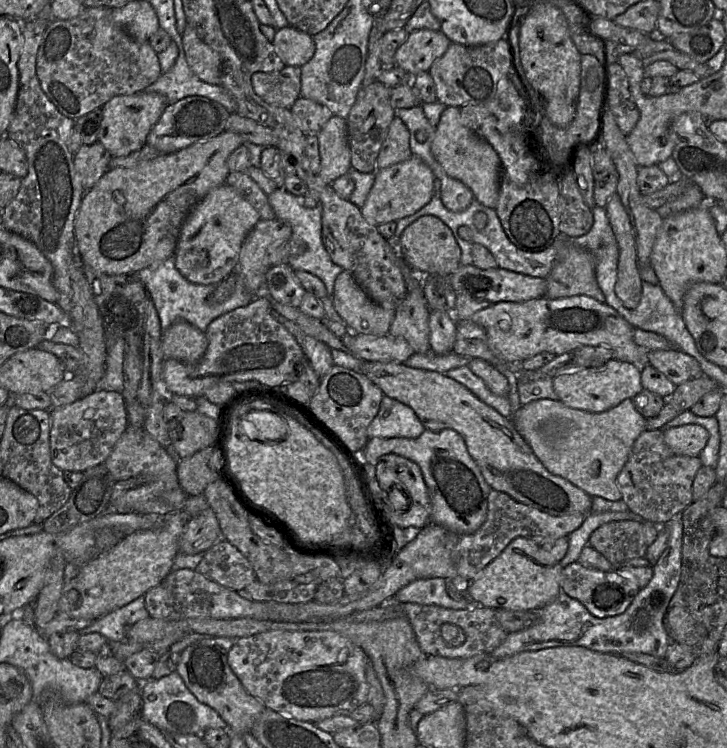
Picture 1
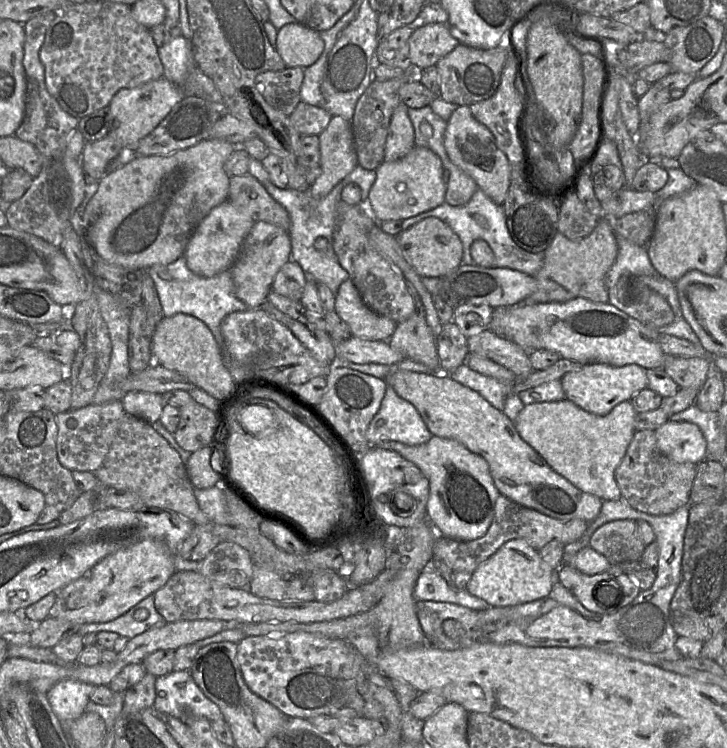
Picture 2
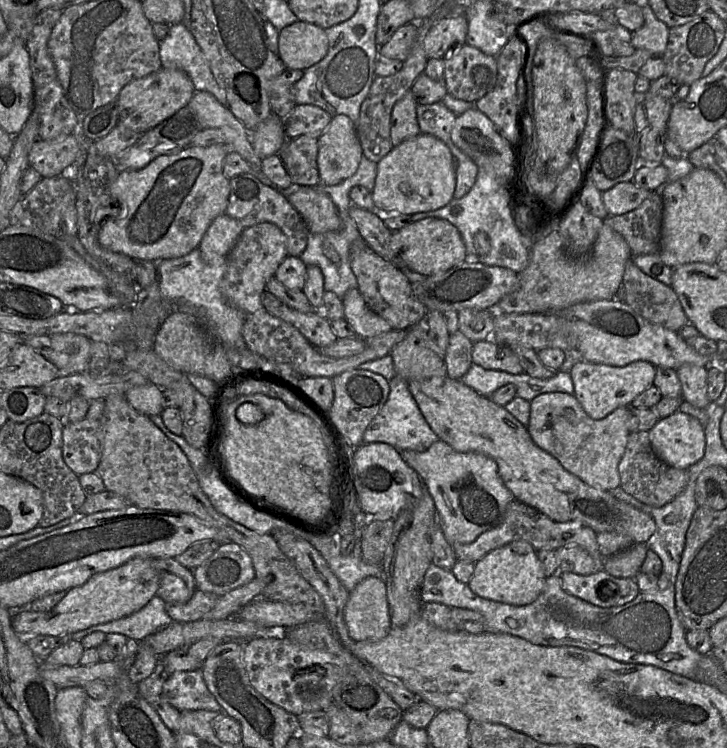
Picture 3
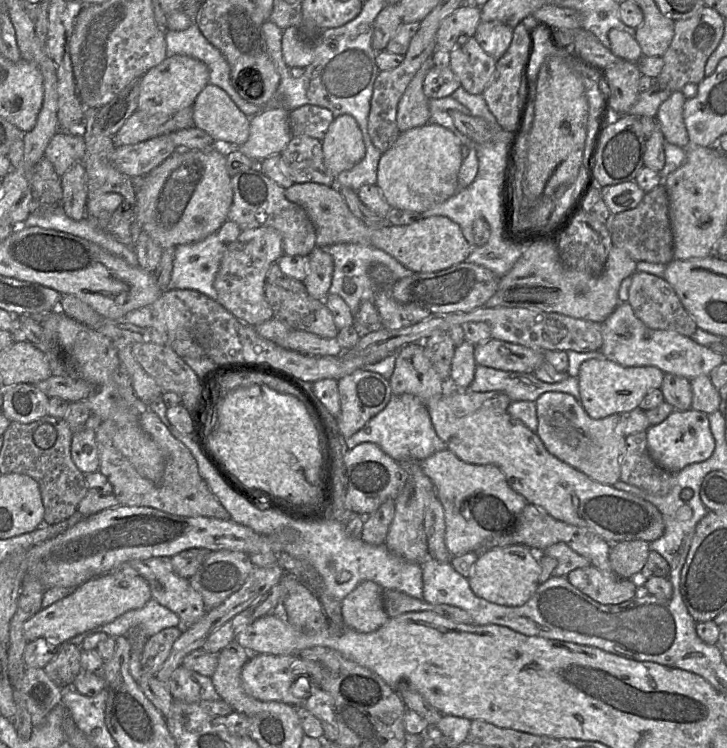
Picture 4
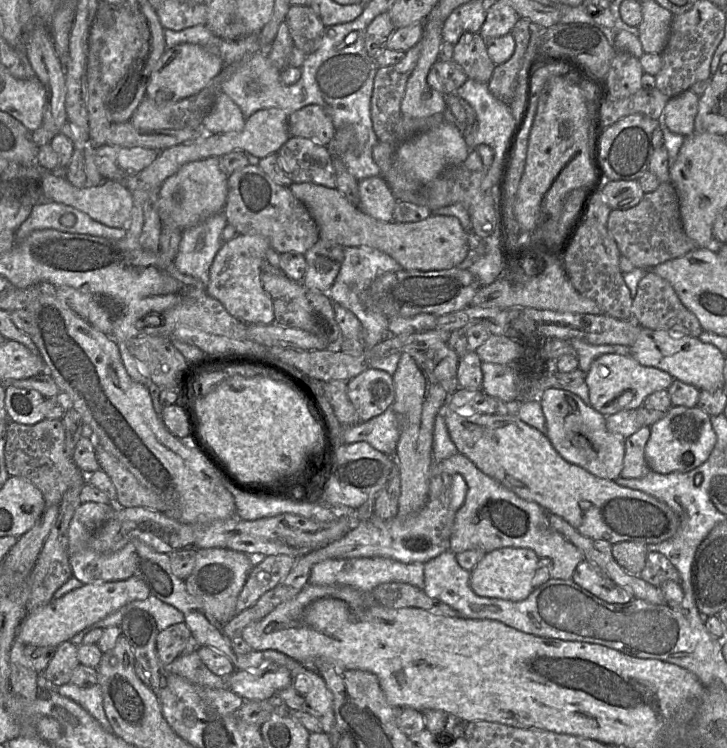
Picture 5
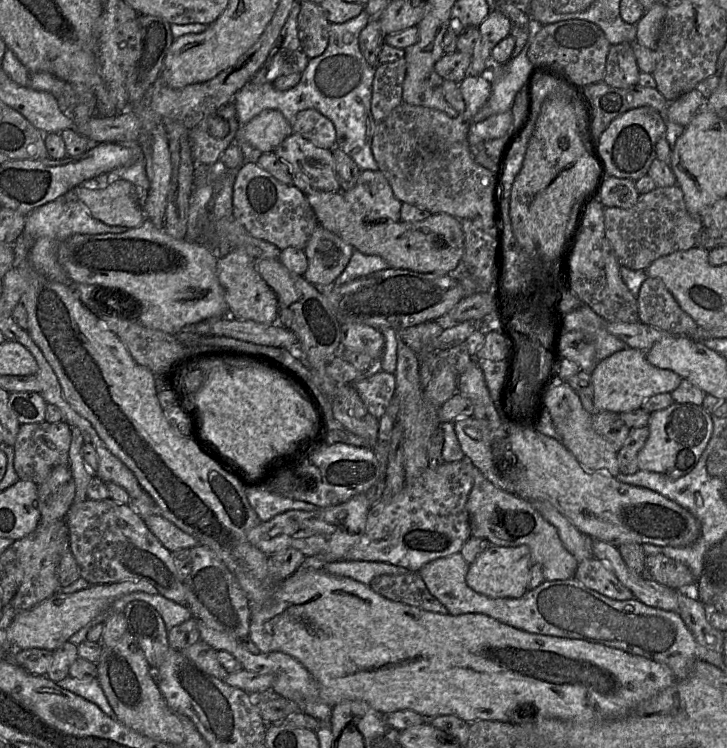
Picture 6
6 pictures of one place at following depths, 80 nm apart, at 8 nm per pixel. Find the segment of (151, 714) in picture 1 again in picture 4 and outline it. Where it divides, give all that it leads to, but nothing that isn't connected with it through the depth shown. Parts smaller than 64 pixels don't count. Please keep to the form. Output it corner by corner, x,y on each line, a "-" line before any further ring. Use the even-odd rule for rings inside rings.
179,666
167,681
174,700
192,704
201,701
217,701
220,698
211,677

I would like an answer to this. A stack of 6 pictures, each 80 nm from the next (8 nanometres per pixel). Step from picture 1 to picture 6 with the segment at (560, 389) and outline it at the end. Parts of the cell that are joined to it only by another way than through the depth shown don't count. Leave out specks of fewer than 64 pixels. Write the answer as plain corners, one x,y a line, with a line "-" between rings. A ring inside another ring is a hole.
632,348
618,351
598,362
590,376
593,384
592,402
596,412
608,411
618,414
641,408
649,397
671,393
682,382
682,378
675,372
650,364
645,357
645,351

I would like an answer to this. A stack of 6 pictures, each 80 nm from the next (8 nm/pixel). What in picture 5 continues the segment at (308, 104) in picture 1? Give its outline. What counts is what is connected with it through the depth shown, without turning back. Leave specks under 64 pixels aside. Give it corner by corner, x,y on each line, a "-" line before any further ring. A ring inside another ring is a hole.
315,104
293,112
288,118
288,125
291,136
311,139
323,146
330,143
335,133
331,117

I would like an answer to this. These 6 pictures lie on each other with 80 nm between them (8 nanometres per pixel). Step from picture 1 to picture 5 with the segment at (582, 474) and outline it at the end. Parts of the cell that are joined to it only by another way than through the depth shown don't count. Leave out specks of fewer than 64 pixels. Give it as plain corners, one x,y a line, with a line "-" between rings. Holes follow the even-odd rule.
546,389
538,400
545,417
546,436
562,458
599,478
615,481
620,476
625,439
607,430
605,416
566,390

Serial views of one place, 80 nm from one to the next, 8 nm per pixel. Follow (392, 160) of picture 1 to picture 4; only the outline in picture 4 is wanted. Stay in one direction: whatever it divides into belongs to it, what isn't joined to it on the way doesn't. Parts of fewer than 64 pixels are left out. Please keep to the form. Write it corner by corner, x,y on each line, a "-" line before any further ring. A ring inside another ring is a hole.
430,57
414,75
399,100
396,121
400,132
423,126
430,121
429,98
423,92
423,82
431,67
433,62

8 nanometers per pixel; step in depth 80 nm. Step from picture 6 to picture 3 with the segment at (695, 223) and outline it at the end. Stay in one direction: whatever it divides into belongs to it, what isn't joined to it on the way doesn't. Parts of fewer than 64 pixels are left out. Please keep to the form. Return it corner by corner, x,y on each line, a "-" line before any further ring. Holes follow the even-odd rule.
651,191
650,196
636,209
603,220
624,238
632,254
637,256
658,253
662,219
662,195

